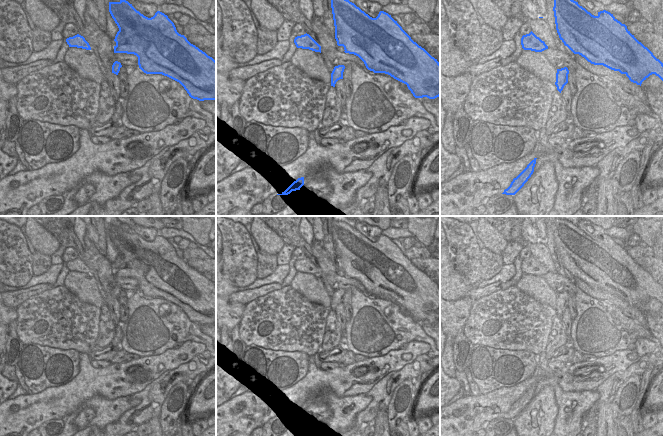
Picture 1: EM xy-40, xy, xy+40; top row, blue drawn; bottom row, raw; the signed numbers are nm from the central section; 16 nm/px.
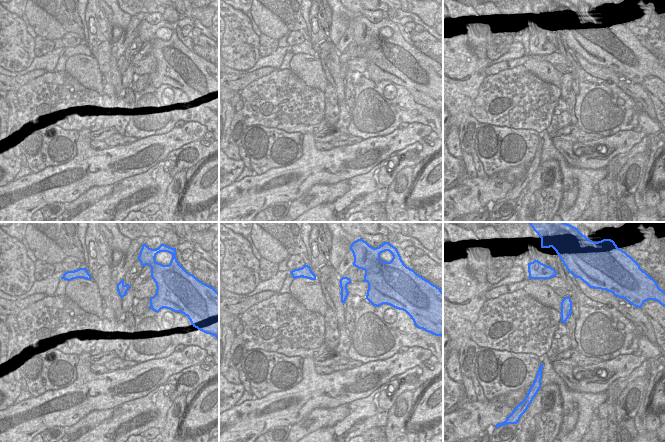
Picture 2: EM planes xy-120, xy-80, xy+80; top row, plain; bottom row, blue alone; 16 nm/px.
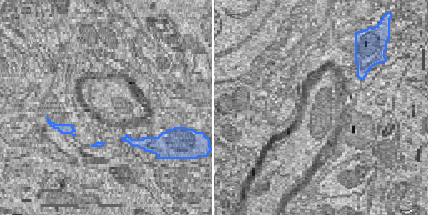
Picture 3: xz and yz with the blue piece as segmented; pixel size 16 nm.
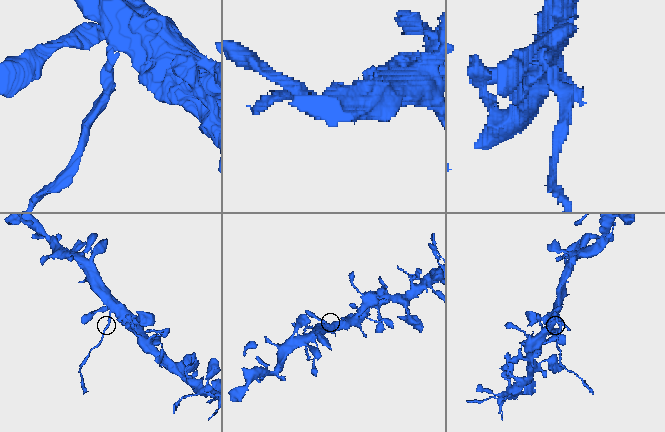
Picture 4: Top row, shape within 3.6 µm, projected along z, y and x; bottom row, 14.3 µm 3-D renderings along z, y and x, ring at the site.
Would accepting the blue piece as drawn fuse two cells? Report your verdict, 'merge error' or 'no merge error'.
merge error

